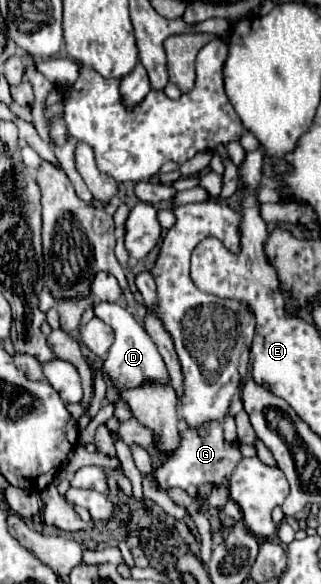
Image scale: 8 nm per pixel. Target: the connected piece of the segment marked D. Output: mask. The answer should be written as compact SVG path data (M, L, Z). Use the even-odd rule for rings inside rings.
M102 301L102 303L94 305L94 315L98 319L102 319L104 323L108 323L116 333L116 339L110 347L108 359L104 361L104 373L114 381L116 389L136 387L136 385L140 385L144 381L152 381L152 379L160 381L160 383L168 383L168 373L166 373L164 361L162 361L156 345L152 343L146 329L134 319L134 315L126 307L122 307L120 303Z

